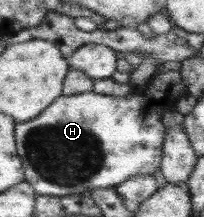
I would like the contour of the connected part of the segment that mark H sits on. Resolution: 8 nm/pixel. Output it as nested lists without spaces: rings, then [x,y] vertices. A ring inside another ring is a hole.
[[[157,68],[156,74],[153,74],[152,77],[149,78],[149,82],[147,84],[147,91],[145,92],[143,89],[136,90],[133,92],[132,96],[107,96],[105,94],[97,94],[95,92],[85,92],[82,94],[75,94],[75,95],[62,95],[60,98],[55,99],[55,102],[52,102],[39,116],[33,118],[33,120],[29,120],[27,122],[16,122],[21,123],[21,126],[17,126],[17,142],[21,142],[21,158],[25,158],[25,181],[27,181],[32,187],[33,190],[38,195],[51,195],[51,196],[71,196],[73,194],[81,194],[88,193],[93,188],[113,188],[113,186],[116,186],[116,184],[121,184],[121,182],[125,182],[127,178],[131,178],[131,176],[143,176],[143,174],[153,174],[156,170],[160,169],[160,165],[162,162],[162,157],[164,156],[164,142],[165,142],[165,134],[167,134],[167,127],[163,125],[163,122],[161,121],[161,118],[163,118],[163,114],[167,112],[167,110],[174,110],[175,103],[179,100],[180,97],[188,96],[188,87],[184,84],[184,79],[181,77],[180,72],[176,72],[176,70],[167,70],[167,72],[161,72]]]

